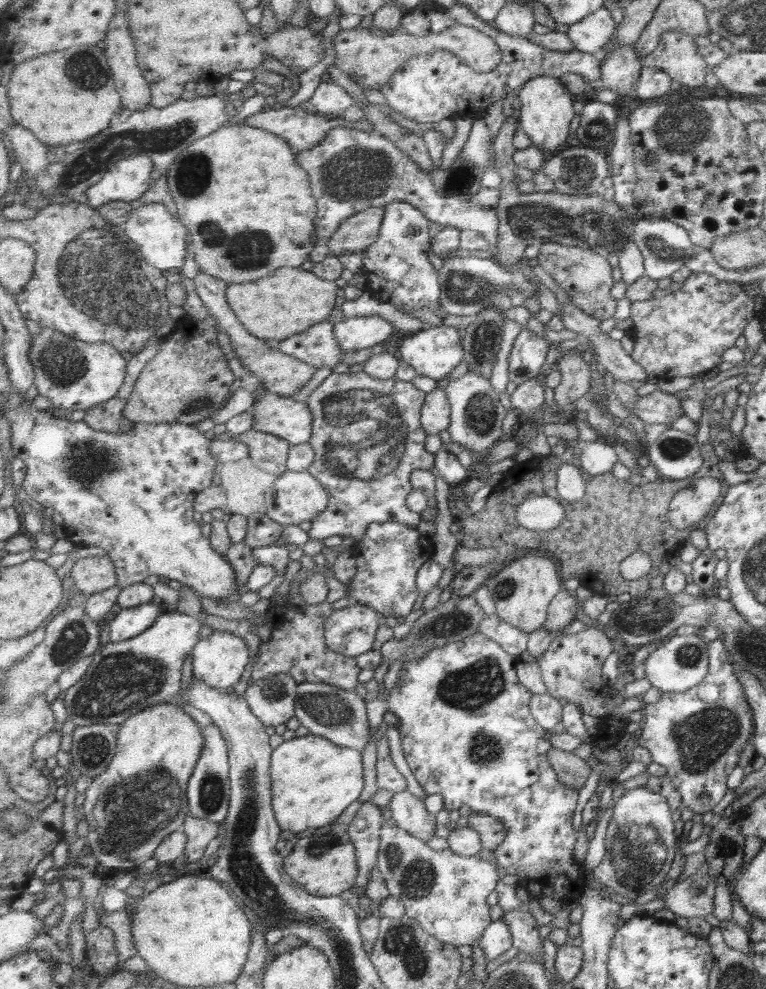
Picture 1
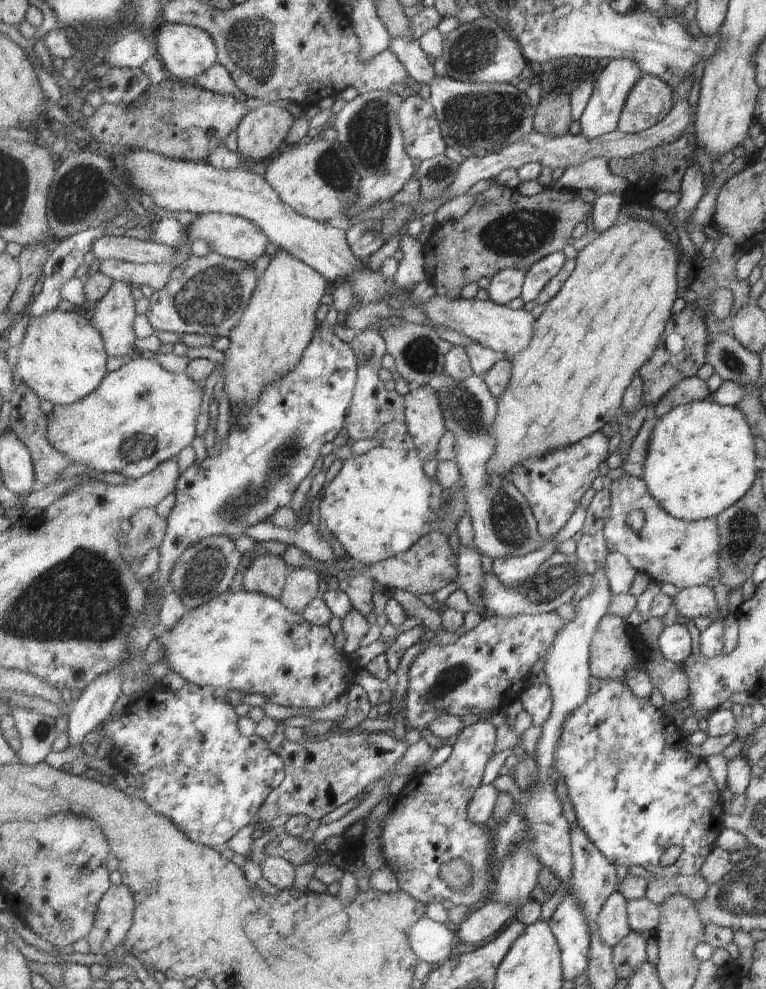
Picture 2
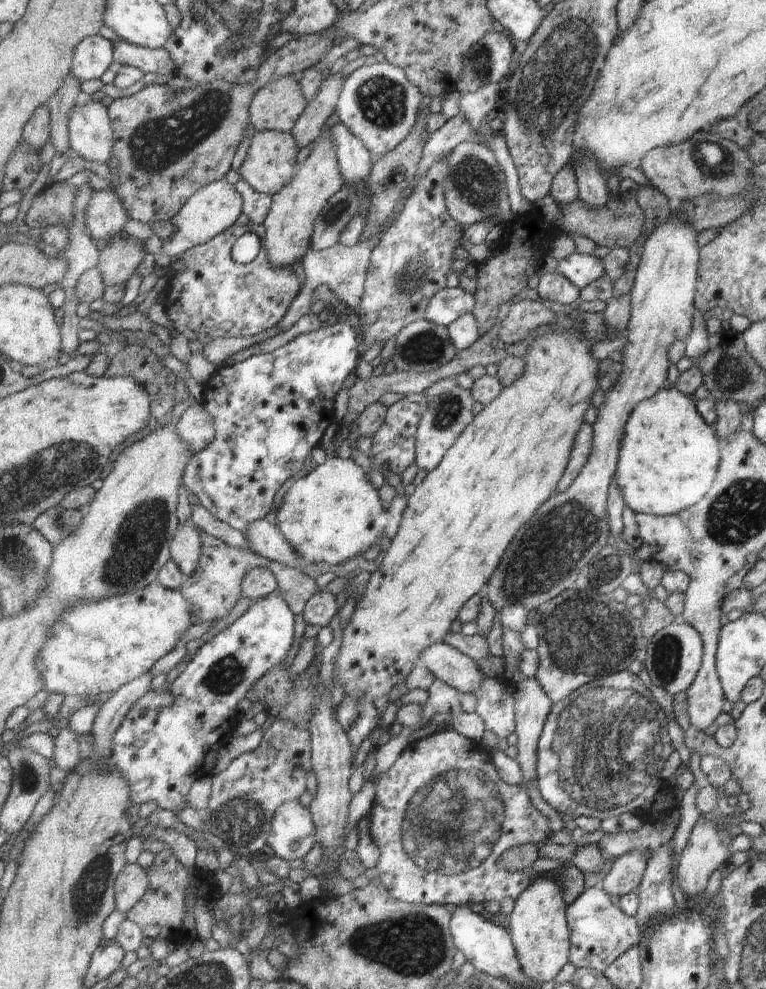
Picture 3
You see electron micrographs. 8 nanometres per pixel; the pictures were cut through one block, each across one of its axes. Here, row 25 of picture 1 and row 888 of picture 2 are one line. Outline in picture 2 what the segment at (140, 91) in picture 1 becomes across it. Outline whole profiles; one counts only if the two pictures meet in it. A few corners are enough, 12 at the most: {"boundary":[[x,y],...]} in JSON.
{"boundary":[[113,884],[88,936],[105,955],[126,944],[135,914],[132,890]]}

